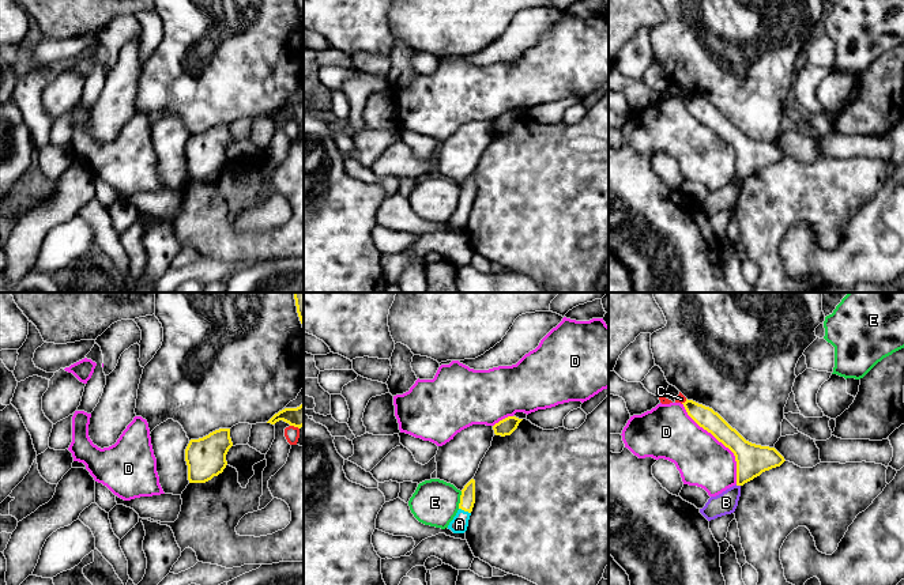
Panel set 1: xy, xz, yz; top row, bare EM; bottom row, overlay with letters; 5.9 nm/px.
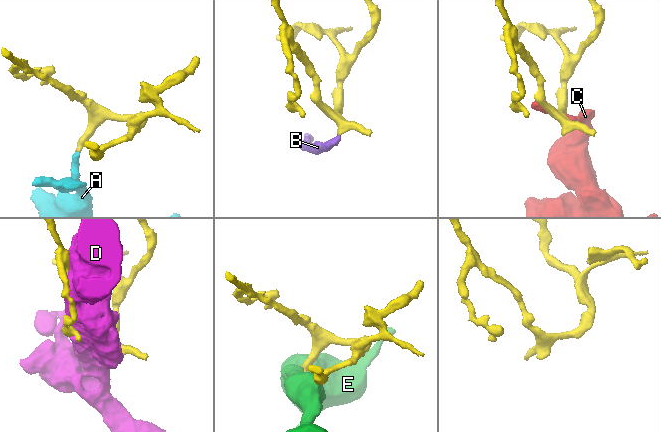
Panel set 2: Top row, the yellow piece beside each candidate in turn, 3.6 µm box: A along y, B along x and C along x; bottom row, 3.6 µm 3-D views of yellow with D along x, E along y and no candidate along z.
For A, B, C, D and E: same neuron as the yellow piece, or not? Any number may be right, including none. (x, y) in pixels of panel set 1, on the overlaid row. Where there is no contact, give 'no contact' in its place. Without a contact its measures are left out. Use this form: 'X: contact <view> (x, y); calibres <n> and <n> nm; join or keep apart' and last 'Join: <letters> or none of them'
A: contact xz (464, 510); calibres 90 and 100 nm; join
B: contact yz (738, 485); calibres 190 and 130 nm; keep apart
C: contact xy (294, 426); calibres 120 and 90 nm; keep apart
D: contact yz (720, 441); calibres 190 and 300 nm; keep apart
E: contact xz (460, 499); calibres 90 and 280 nm; keep apart
Join: A

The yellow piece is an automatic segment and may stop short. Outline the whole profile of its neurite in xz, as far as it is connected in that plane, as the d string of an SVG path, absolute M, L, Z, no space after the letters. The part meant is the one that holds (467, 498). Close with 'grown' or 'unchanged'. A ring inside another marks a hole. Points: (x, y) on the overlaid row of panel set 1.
M471 479L462 490L459 510L449 522L448 529L453 533L464 533L475 503L475 480Z; grown

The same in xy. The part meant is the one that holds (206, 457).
M219 429L203 438L191 439L185 449L189 483L206 483L222 473L231 446L230 429Z; unchanged

